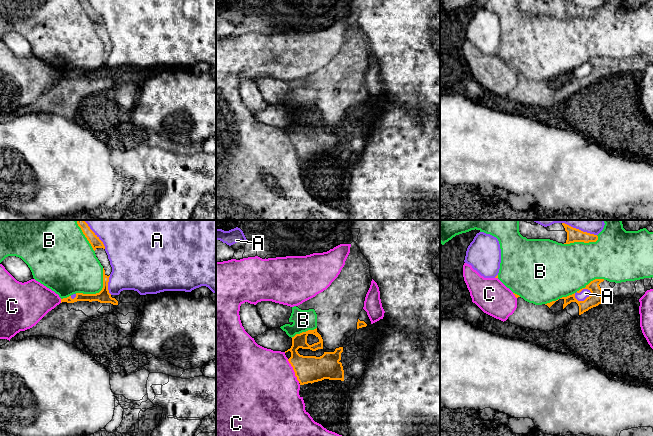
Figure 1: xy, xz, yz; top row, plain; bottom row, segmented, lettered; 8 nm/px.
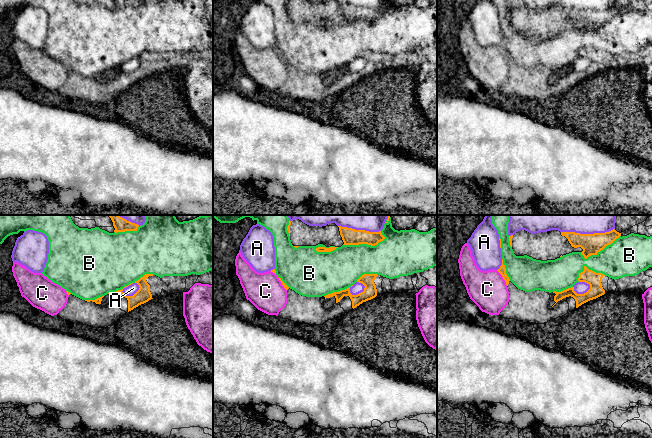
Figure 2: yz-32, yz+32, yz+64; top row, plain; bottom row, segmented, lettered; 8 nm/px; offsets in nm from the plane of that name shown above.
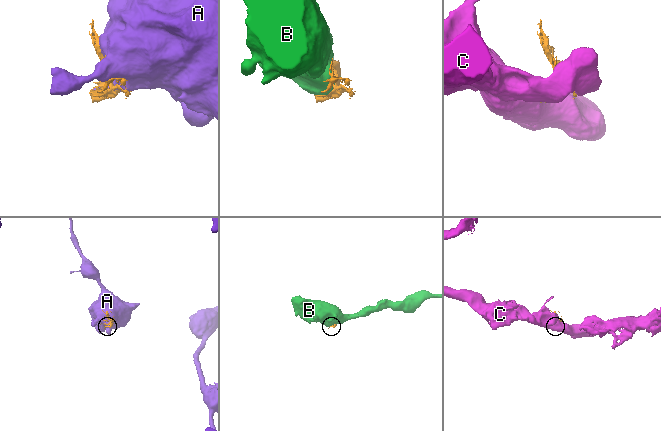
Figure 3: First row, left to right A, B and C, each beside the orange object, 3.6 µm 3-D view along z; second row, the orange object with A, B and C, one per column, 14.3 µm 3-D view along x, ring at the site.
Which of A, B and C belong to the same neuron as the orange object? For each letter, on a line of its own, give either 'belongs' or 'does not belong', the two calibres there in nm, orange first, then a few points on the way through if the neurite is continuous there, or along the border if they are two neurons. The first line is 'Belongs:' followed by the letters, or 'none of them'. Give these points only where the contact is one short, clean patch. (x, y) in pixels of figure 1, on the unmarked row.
Belongs: B
A: does not belong; calibres 100 and 70 nm
B: belongs; calibres 100 and 360 nm
C: does not belong; calibres 220 and 500 nm

